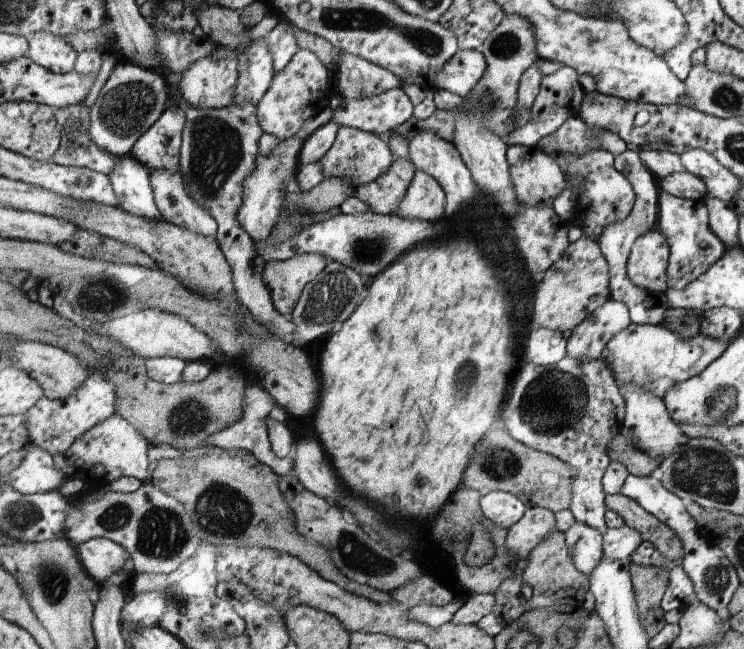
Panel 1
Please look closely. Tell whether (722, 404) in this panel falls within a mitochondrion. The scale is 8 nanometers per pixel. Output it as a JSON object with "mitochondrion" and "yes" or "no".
{"mitochondrion":"yes"}

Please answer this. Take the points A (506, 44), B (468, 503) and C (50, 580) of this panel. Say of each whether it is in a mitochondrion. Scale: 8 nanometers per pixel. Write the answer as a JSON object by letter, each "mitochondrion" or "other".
{"A":"mitochondrion","B":"other","C":"mitochondrion"}

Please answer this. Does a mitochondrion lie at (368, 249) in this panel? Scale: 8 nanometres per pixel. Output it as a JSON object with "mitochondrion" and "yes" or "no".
{"mitochondrion":"yes"}

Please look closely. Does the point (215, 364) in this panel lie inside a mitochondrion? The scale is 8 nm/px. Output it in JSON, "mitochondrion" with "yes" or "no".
{"mitochondrion":"no"}

